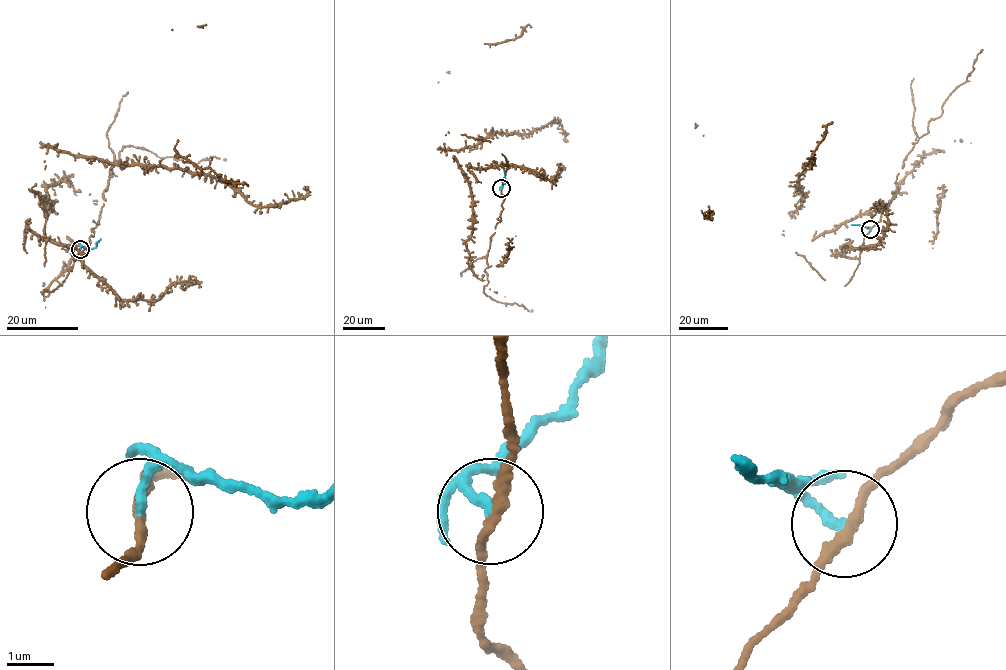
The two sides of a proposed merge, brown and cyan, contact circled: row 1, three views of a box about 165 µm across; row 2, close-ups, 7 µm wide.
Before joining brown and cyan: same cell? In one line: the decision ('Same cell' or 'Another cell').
Another cell

